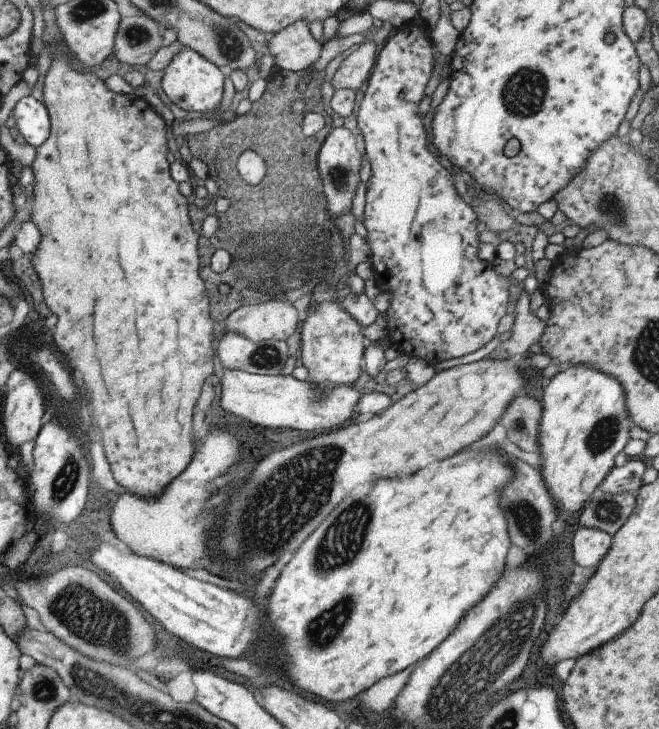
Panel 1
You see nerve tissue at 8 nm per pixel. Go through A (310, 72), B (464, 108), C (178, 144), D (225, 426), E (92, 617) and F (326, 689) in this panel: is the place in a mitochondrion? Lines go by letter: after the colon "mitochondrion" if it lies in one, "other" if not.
A: other
B: other
C: other
D: other
E: mitochondrion
F: other

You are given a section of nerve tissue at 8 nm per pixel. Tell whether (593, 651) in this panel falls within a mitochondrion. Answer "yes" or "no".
no

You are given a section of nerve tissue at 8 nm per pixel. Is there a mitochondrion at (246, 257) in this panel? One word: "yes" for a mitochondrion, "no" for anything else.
yes

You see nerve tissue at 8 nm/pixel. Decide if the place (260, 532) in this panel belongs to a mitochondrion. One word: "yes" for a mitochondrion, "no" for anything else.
yes

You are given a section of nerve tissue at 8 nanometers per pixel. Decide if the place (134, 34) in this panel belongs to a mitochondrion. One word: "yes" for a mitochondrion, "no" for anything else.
yes

